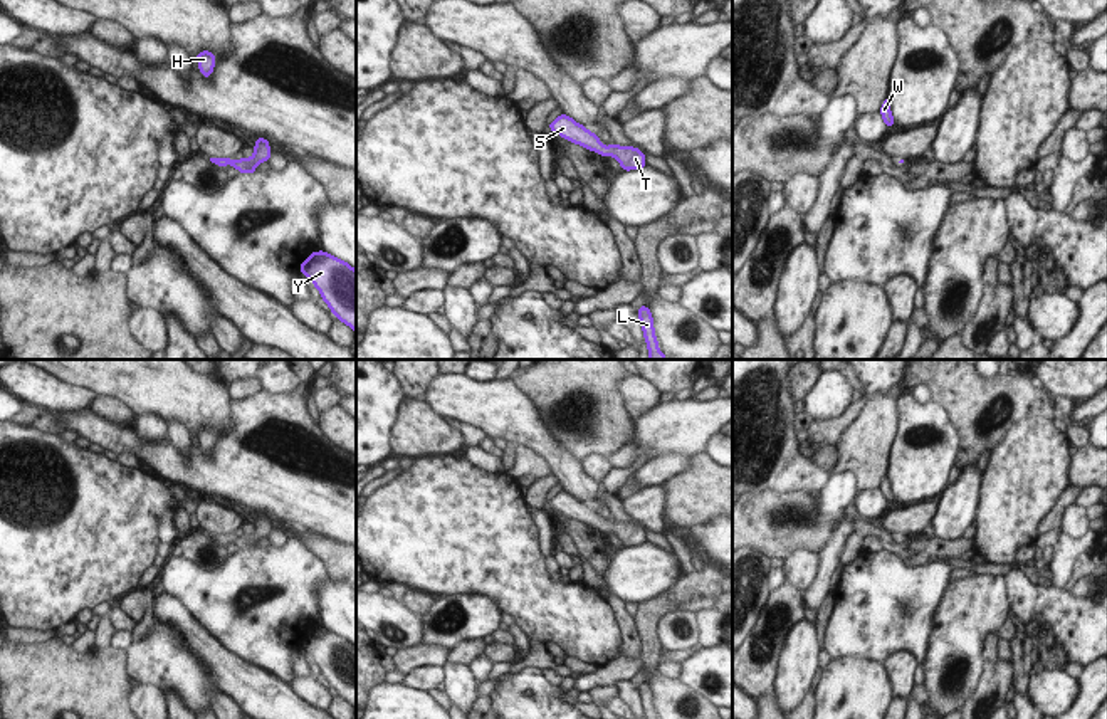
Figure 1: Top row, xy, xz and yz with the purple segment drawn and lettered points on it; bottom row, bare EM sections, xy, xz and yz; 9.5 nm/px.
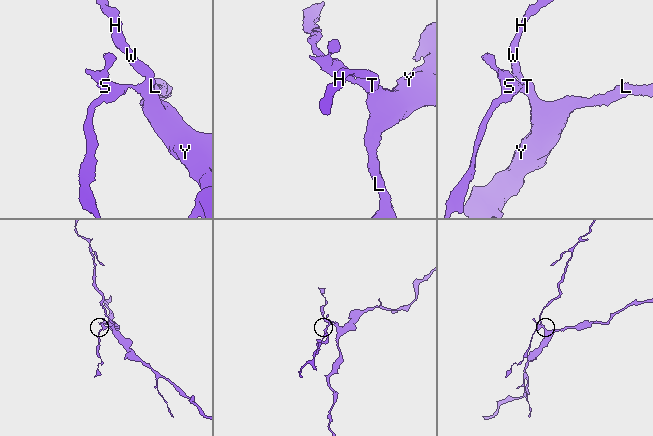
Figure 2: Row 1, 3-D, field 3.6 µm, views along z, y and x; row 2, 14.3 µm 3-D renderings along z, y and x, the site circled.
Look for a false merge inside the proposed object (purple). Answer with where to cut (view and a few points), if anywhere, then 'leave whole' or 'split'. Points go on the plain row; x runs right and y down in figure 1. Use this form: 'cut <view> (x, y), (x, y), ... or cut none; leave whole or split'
cut none; leave whole

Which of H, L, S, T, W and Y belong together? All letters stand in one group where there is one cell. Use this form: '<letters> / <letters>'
H L S T W Y

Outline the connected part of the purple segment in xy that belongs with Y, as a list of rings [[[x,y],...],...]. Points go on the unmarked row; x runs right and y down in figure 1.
[[[314,627],[302,637],[301,648],[317,664],[331,689],[356,709],[356,647],[324,627]]]

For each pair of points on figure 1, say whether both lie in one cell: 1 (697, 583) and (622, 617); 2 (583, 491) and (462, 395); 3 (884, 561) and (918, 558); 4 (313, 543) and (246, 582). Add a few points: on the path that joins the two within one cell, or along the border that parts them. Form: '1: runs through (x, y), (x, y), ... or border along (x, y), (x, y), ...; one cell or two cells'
1: border along (632, 617), (640, 642), (640, 656); two cells
2: runs through (558, 459), (524, 425), (494, 407); one cell
3: border along (899, 556), (907, 565), (931, 561); two cells
4: border along (298, 536), (325, 565), (325, 572), (330, 577); two cells

